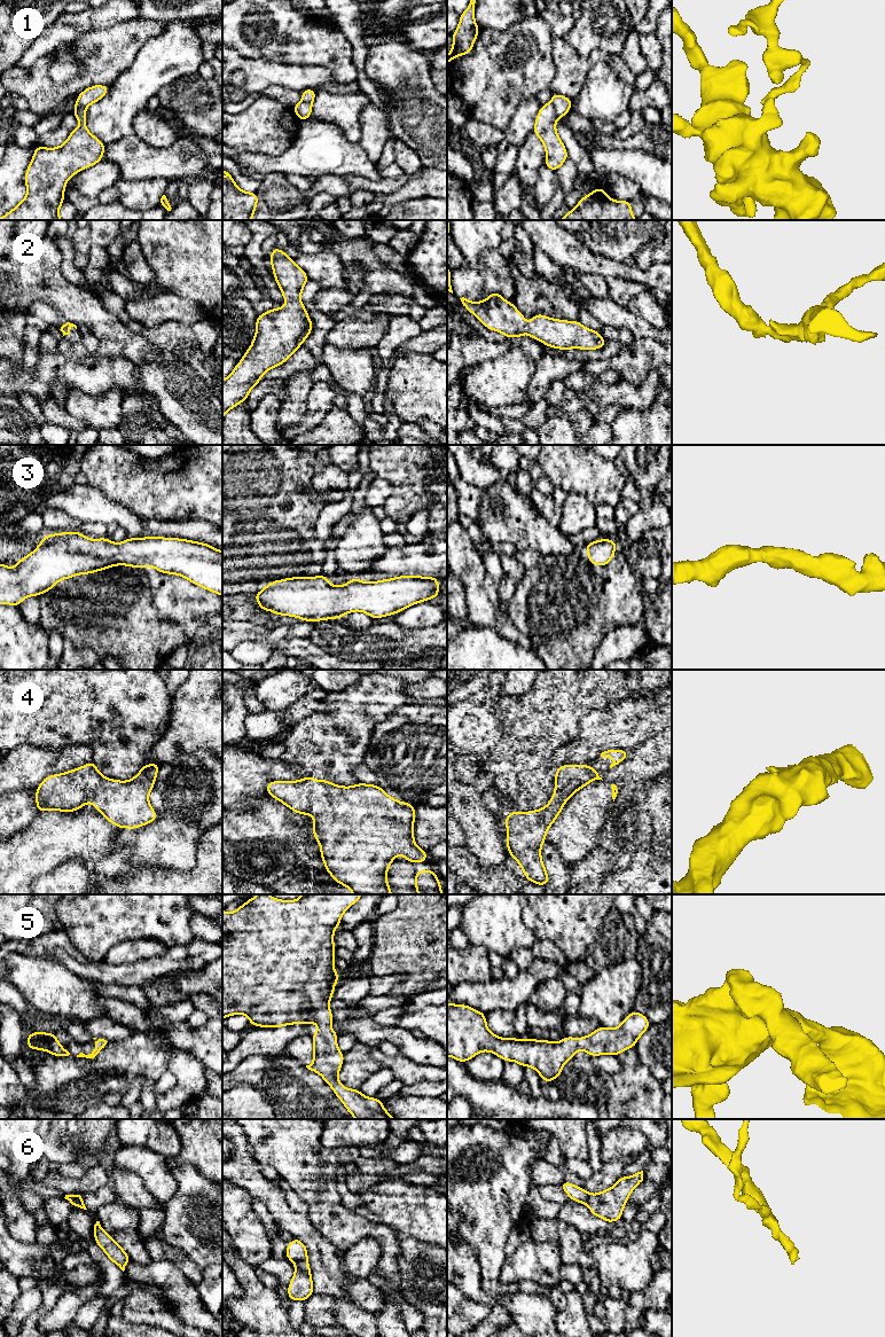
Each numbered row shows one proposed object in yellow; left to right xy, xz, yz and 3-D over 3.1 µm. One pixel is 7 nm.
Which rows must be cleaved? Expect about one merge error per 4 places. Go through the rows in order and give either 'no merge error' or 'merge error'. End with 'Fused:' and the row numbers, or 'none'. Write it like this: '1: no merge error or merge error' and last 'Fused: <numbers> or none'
1: merge error
2: no merge error
3: no merge error
4: no merge error
5: no merge error
6: merge error
Fused: 1, 6

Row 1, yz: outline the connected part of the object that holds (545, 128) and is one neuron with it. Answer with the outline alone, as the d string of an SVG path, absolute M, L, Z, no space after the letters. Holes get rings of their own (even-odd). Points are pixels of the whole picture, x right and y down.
M541 104L533 128L546 149L545 166L553 171L557 171L569 158L567 150L556 132L556 120L554 105Z

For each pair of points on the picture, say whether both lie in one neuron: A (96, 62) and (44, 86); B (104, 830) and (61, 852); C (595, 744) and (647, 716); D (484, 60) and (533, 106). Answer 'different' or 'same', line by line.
A: same
B: same
C: same
D: different

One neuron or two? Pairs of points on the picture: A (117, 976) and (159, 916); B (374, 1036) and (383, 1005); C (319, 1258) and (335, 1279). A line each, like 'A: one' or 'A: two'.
A: two
B: two
C: one

